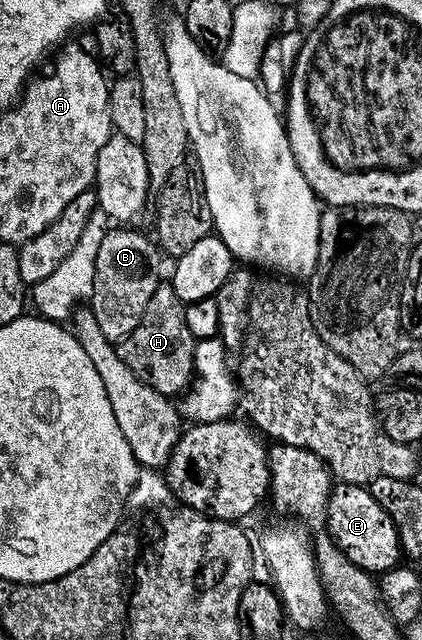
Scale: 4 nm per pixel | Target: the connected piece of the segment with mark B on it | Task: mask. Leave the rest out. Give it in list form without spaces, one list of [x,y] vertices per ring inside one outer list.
[[[132,226],[109,227],[106,238],[98,250],[98,262],[94,262],[94,286],[90,307],[94,322],[106,334],[106,338],[119,342],[142,322],[146,302],[150,302],[154,290],[162,283],[160,276],[162,253],[151,235],[143,236],[135,232]]]

